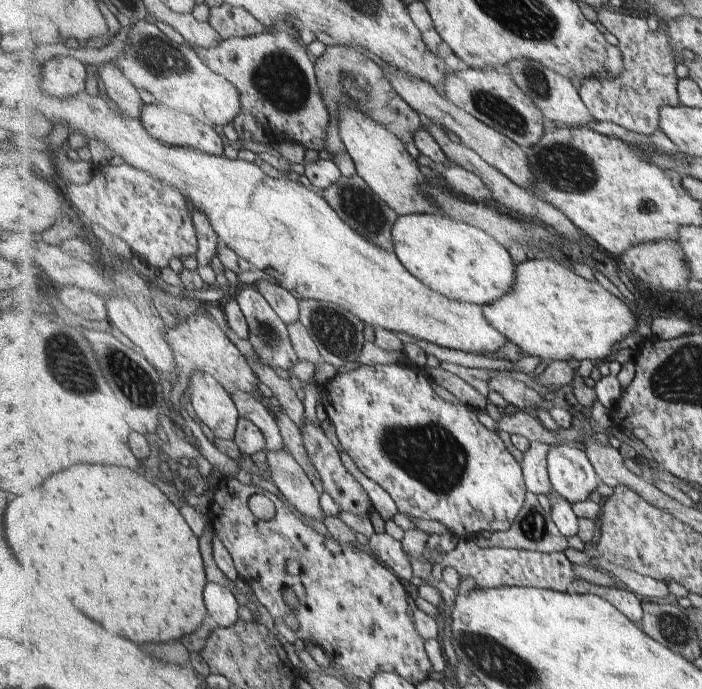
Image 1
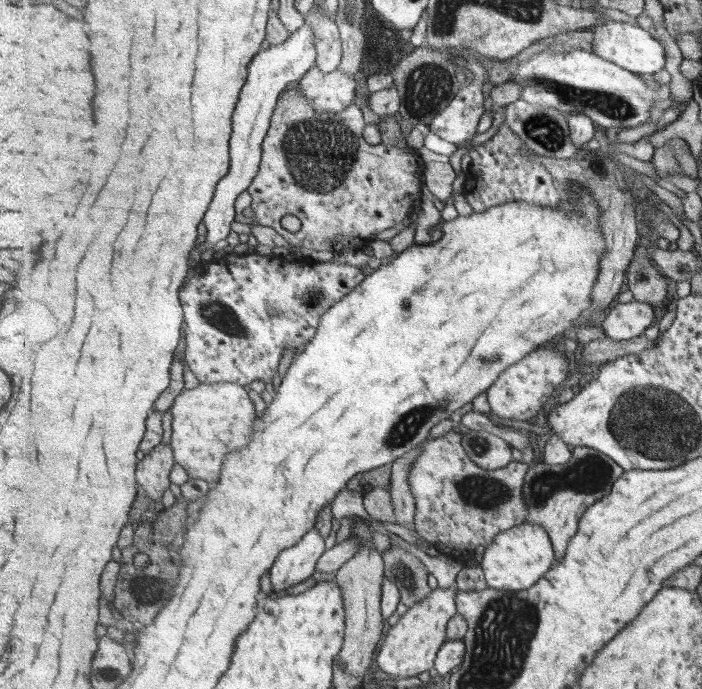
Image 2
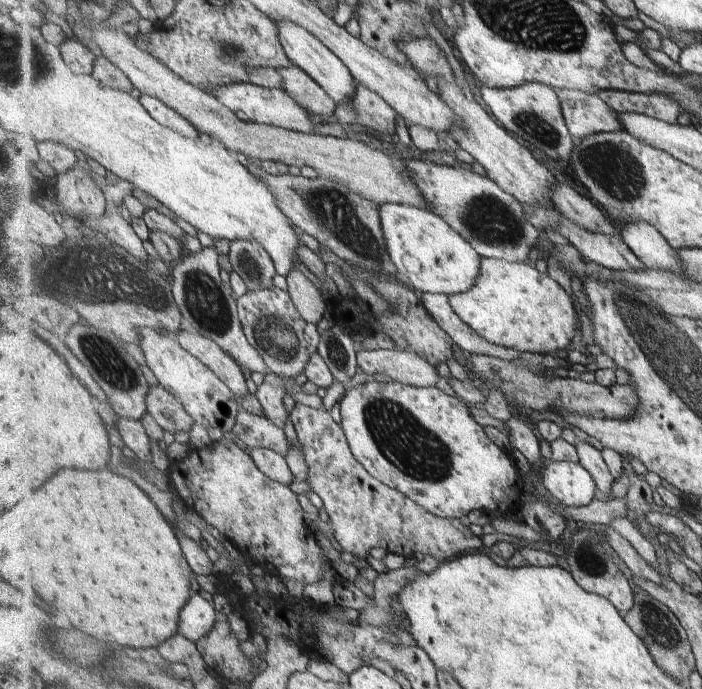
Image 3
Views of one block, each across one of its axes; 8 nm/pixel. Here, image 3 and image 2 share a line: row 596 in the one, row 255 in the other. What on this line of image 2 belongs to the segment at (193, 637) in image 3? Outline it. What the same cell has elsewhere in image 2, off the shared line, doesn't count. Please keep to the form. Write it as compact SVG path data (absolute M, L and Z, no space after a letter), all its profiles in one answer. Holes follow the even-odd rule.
M303 25L296 30L283 44L269 46L254 56L248 68L248 80L242 88L236 111L233 115L233 132L230 140L231 167L228 175L217 185L216 195L204 216L207 236L203 243L199 243L192 250L192 258L196 260L195 268L202 267L208 258L211 248L221 240L228 240L232 233L231 226L237 218L235 202L237 198L247 191L253 179L260 172L262 155L264 154L264 140L268 135L272 123L272 116L276 112L278 101L283 92L297 84L315 66L318 50L316 47L316 32L309 25Z

